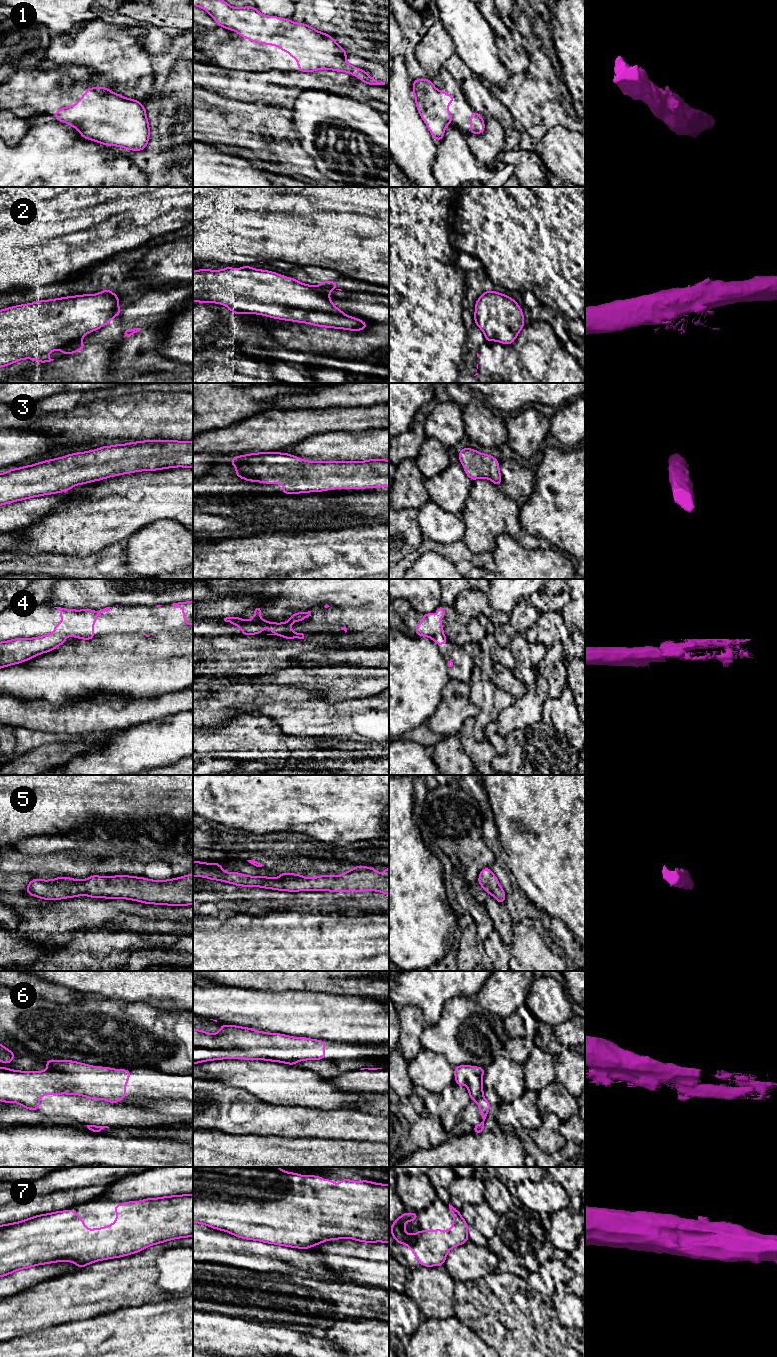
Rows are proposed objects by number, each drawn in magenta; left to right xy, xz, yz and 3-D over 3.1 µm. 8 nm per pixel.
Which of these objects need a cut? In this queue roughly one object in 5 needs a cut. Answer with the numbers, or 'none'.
4, 6

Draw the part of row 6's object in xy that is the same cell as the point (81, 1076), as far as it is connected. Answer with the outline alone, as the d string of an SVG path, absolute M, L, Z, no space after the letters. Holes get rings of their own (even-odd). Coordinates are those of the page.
M75 1062L70 1063L69 1085L71 1093L91 1093L95 1083L94 1078L101 1076L102 1099L123 1100L126 1096L126 1084L131 1075L129 1069L118 1070L105 1067L91 1066Z

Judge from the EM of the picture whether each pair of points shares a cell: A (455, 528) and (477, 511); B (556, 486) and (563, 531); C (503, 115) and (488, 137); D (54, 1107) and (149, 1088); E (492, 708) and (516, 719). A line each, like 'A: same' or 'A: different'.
A: different
B: same
C: different
D: different
E: different

